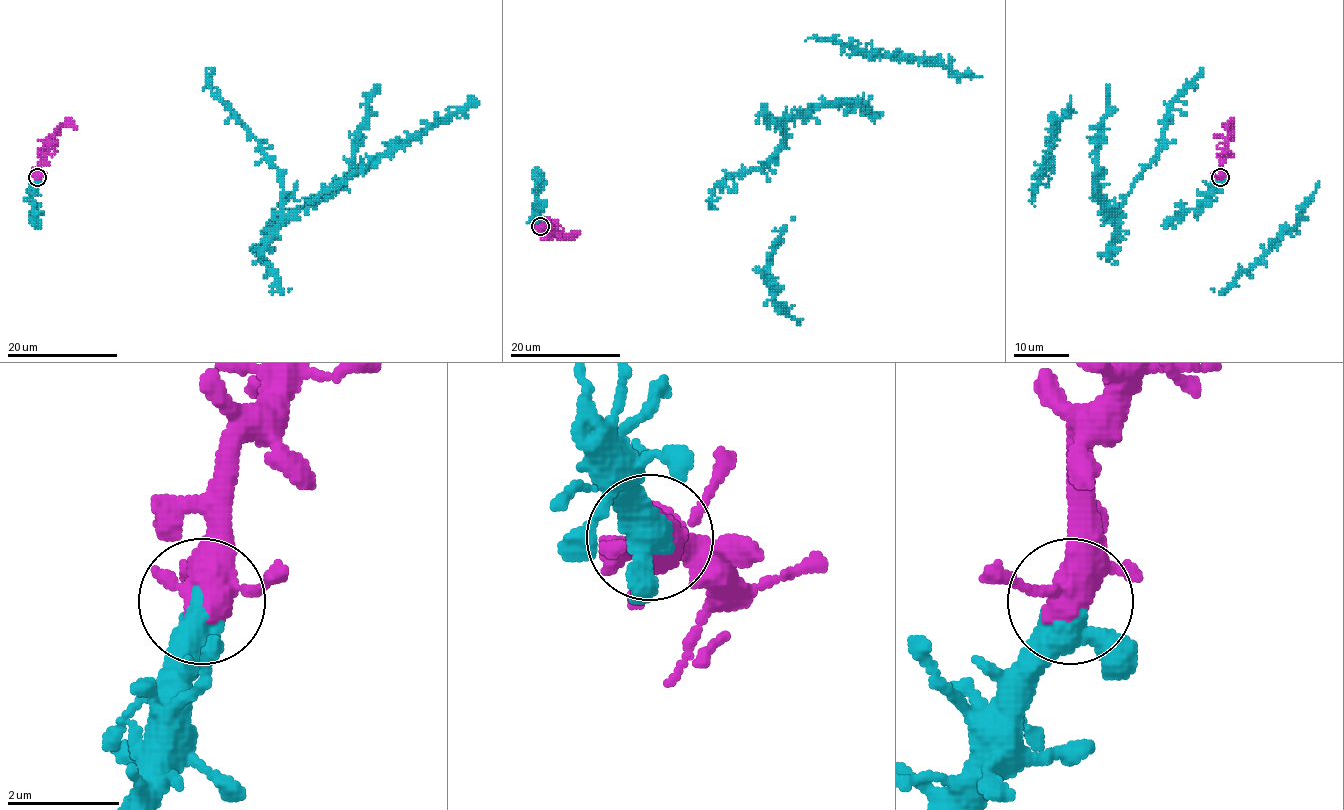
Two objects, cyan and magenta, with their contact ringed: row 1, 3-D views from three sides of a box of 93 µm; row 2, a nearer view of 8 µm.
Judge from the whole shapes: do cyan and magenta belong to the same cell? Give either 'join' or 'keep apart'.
join

